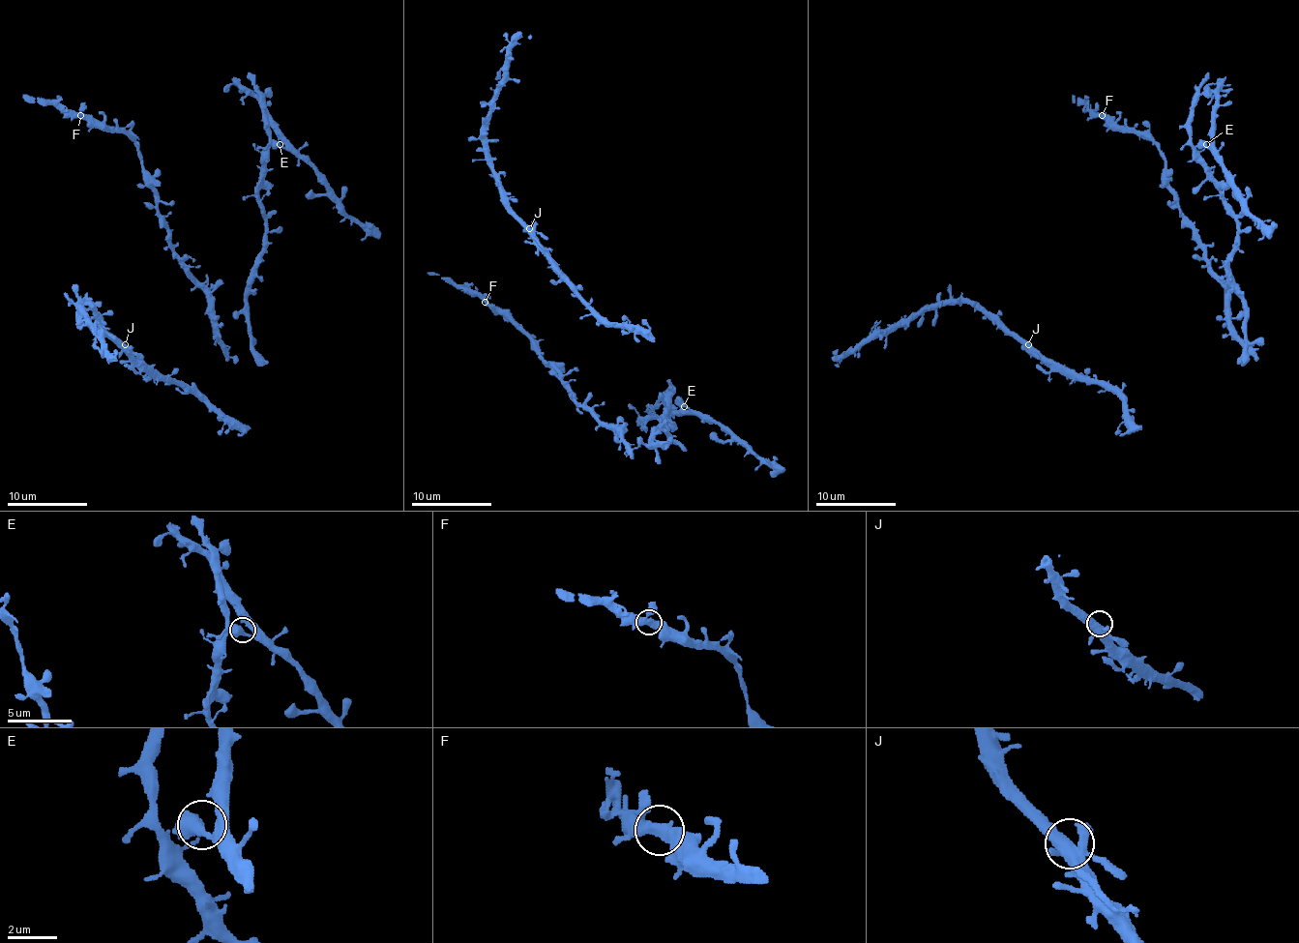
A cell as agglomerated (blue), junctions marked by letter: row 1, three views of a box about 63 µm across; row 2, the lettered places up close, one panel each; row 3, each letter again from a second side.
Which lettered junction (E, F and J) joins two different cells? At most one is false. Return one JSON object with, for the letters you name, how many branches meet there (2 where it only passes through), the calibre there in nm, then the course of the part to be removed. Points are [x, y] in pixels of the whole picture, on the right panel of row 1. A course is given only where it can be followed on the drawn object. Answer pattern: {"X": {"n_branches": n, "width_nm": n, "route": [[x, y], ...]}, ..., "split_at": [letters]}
{"split_at": []}

